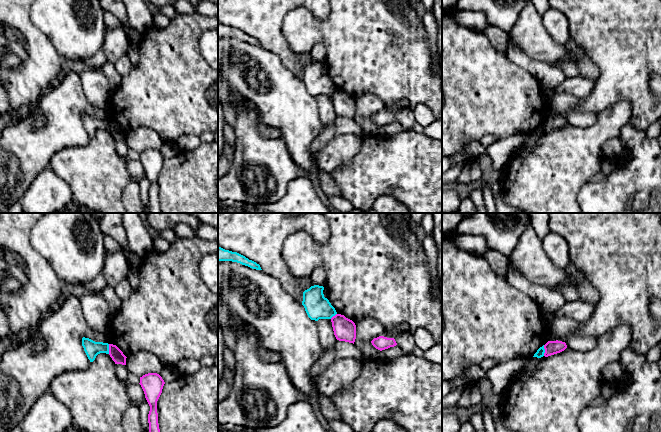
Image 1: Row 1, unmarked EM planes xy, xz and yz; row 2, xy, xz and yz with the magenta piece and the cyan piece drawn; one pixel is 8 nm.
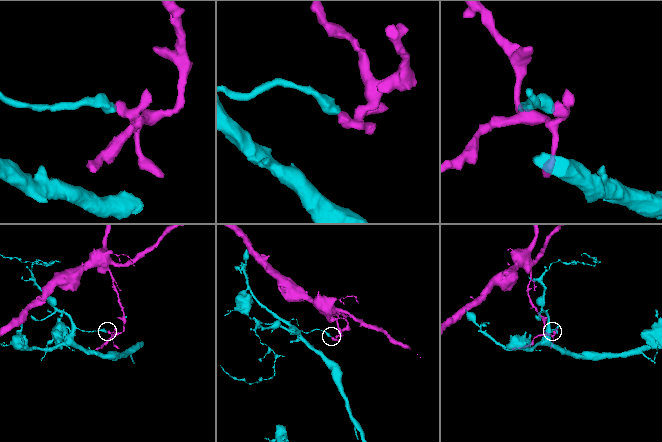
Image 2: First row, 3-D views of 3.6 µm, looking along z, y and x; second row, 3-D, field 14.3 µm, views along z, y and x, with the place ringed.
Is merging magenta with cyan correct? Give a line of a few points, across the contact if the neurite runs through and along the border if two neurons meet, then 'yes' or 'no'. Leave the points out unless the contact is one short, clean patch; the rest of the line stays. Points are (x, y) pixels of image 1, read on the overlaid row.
no

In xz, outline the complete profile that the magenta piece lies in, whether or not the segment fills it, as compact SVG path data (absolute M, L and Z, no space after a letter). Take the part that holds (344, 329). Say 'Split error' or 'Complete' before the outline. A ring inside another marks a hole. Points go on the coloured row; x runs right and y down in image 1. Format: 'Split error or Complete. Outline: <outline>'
Complete. Outline: M336 314L331 318L331 322L337 340L354 344L356 325L352 320L346 318L344 315Z

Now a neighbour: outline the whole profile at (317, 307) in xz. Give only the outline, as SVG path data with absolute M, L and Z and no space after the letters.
M314 285L303 292L302 305L311 320L331 319L337 314L329 300L324 297L323 290L323 286Z

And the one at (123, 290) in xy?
M128 277L122 280L121 282L119 282L119 284L114 289L115 289L117 296L121 300L128 298L132 291L132 287L128 280Z

